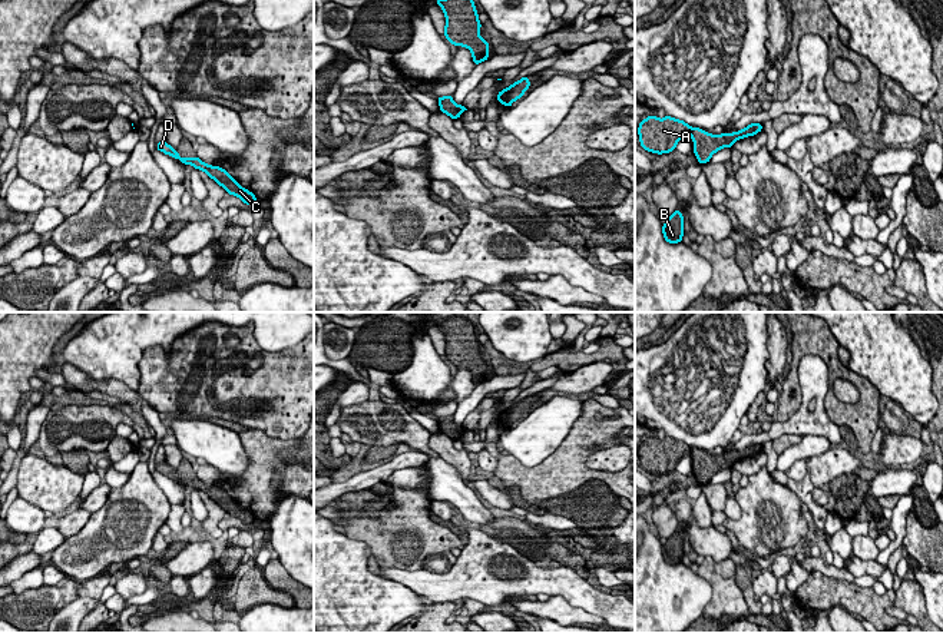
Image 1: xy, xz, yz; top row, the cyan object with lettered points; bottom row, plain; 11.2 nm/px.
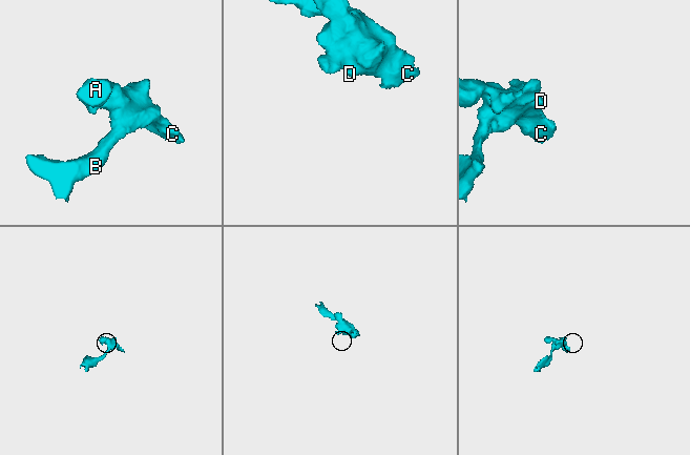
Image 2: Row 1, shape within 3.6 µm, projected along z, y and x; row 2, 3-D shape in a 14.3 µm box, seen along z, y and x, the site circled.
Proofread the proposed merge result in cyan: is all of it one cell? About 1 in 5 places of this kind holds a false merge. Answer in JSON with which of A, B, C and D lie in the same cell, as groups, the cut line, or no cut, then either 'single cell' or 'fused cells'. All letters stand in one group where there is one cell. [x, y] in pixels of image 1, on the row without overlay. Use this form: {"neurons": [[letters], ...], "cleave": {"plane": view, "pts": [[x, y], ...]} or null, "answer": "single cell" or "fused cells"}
{"neurons": [["A", "B", "C", "D"]], "cleave": null, "answer": "single cell"}

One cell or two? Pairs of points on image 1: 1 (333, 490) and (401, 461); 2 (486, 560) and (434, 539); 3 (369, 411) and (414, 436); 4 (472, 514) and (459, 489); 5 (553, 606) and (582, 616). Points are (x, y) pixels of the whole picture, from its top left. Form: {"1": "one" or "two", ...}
{"1": "one", "2": "two", "3": "one", "4": "one", "5": "one"}

